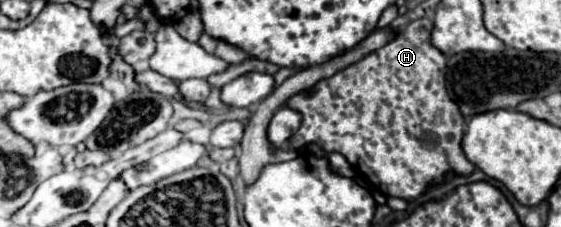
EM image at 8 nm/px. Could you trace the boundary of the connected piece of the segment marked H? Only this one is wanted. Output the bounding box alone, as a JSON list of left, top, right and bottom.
[286,18,474,200]

